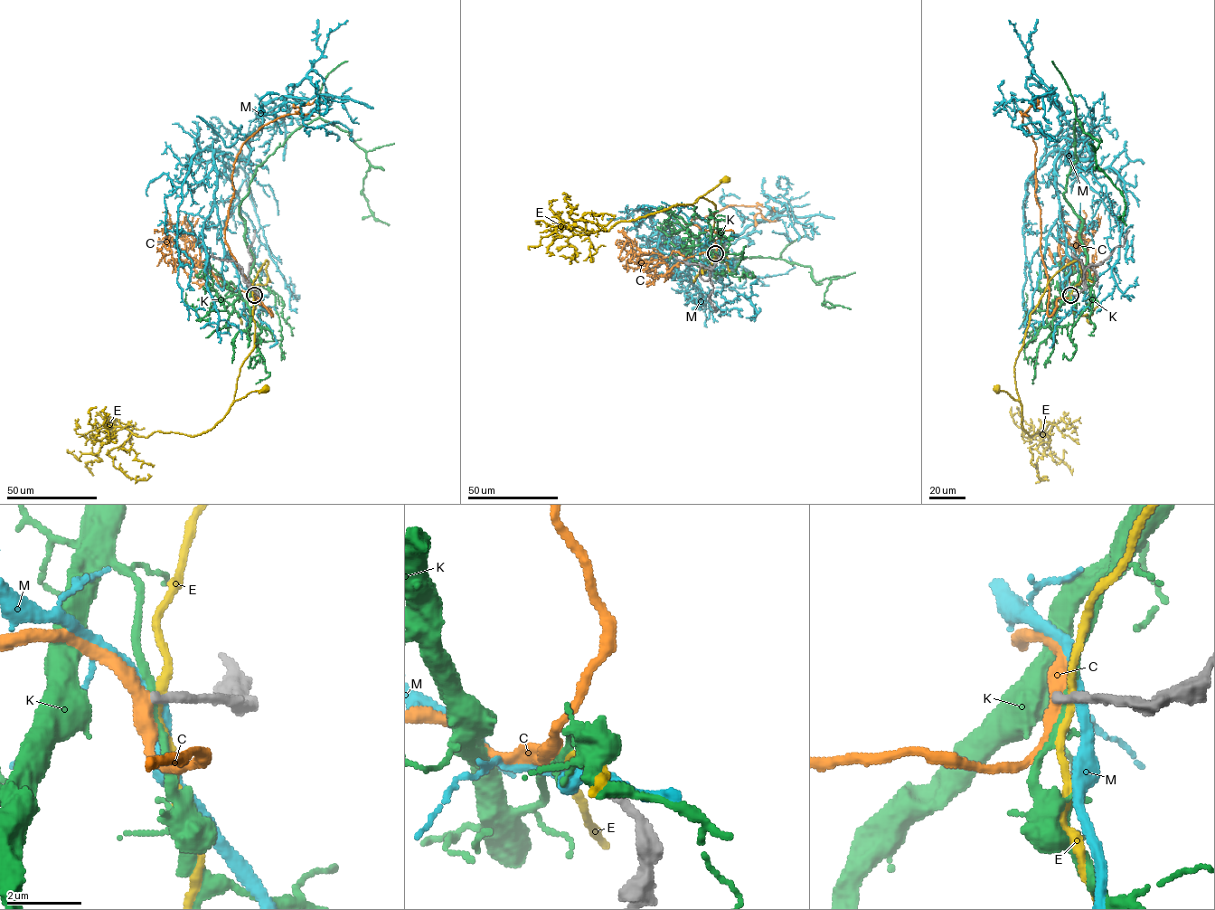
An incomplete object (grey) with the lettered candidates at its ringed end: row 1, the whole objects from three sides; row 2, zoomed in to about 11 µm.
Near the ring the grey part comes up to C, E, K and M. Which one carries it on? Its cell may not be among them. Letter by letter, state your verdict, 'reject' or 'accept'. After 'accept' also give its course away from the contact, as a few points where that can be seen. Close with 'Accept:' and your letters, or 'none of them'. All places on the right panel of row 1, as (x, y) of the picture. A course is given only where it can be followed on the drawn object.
C: reject
E: reject
K: reject
M: reject
Accept: none of them

